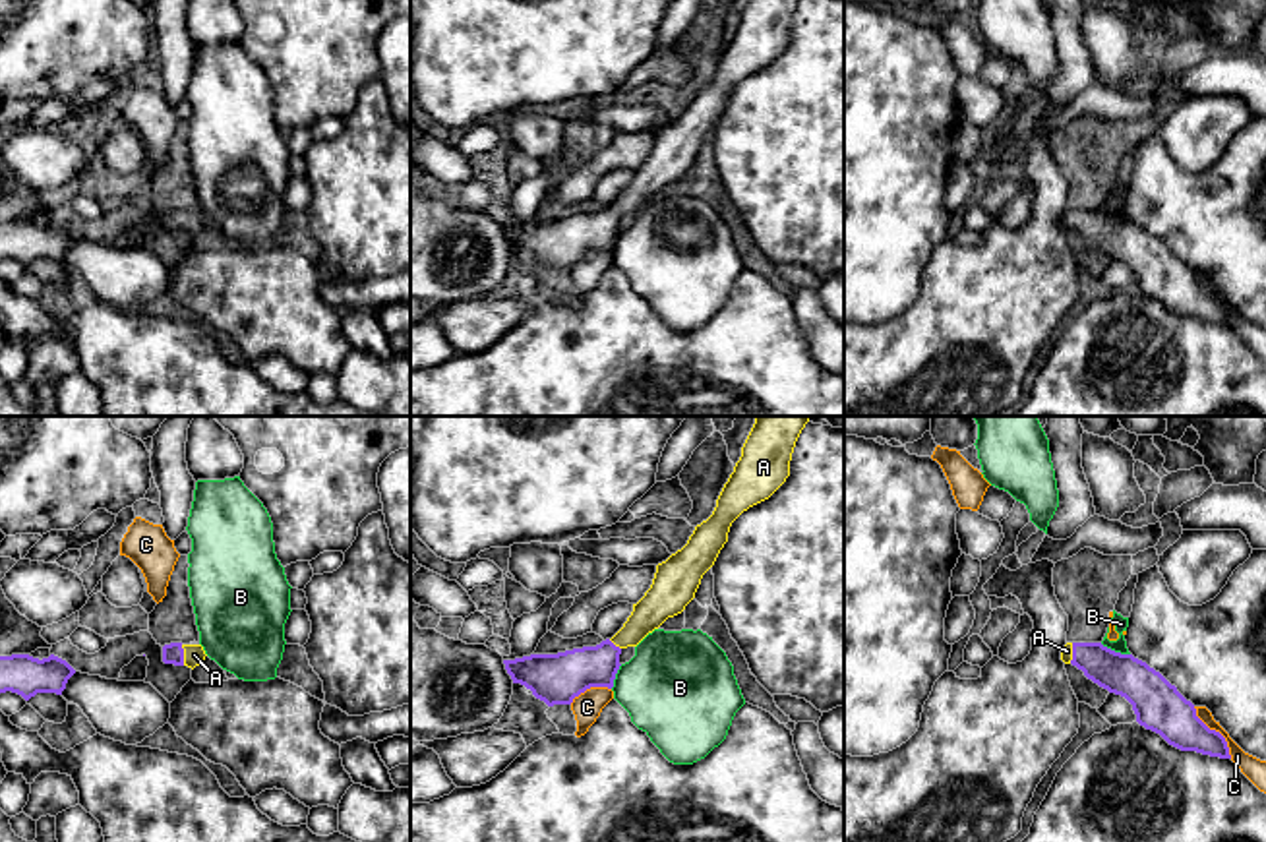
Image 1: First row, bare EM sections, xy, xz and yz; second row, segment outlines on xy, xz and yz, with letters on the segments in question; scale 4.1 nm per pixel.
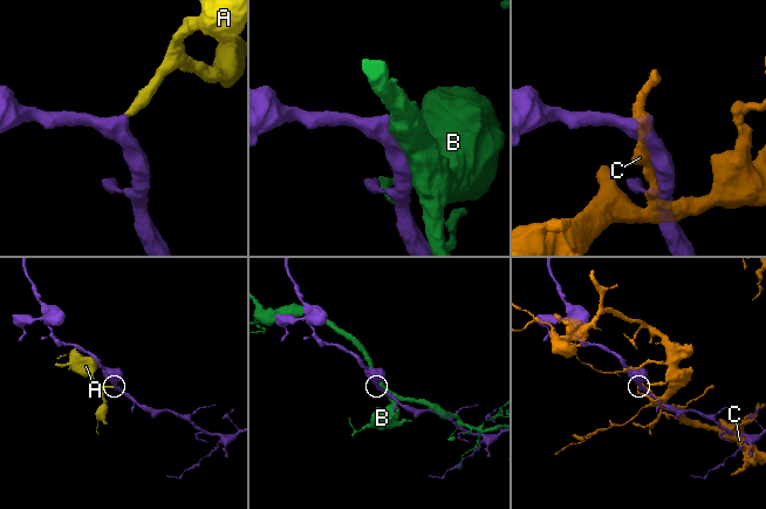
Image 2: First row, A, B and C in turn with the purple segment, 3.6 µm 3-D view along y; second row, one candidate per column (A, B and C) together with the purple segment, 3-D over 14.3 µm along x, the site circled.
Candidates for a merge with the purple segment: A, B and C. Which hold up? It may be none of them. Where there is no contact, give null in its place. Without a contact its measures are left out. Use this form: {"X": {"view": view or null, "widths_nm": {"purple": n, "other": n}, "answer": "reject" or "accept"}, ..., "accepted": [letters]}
{"A": {"view": "xy", "widths_nm": {"purple": 90, "other": 90}, "answer": "accept"}, "B": {"view": "yz", "widths_nm": {"purple": 190, "other": 60}, "answer": "reject"}, "C": {"view": "yz", "widths_nm": {"purple": 200, "other": 90}, "answer": "reject"}, "accepted": ["A"]}

